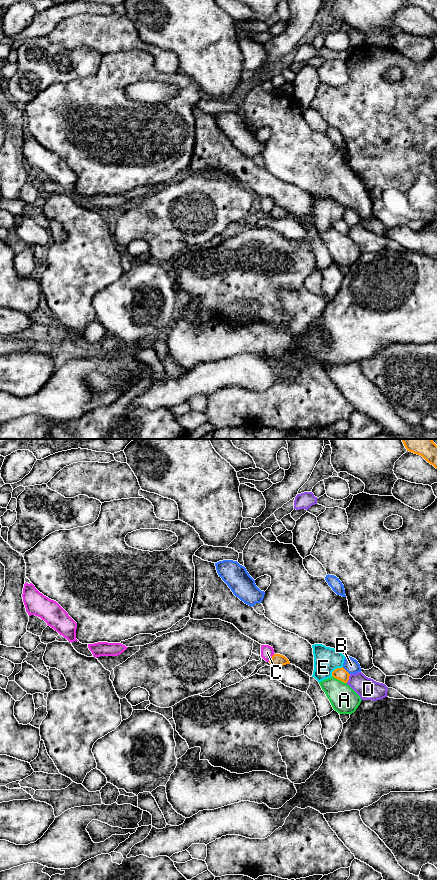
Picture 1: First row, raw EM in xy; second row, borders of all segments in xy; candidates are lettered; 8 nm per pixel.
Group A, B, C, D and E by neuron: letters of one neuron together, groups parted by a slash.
A / B / C / D / E

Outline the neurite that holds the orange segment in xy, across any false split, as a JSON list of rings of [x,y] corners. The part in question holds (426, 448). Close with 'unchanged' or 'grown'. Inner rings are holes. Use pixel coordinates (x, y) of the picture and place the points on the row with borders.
[[[402,439],[407,451],[422,456],[437,469],[437,445],[432,439]]]; unchanged

